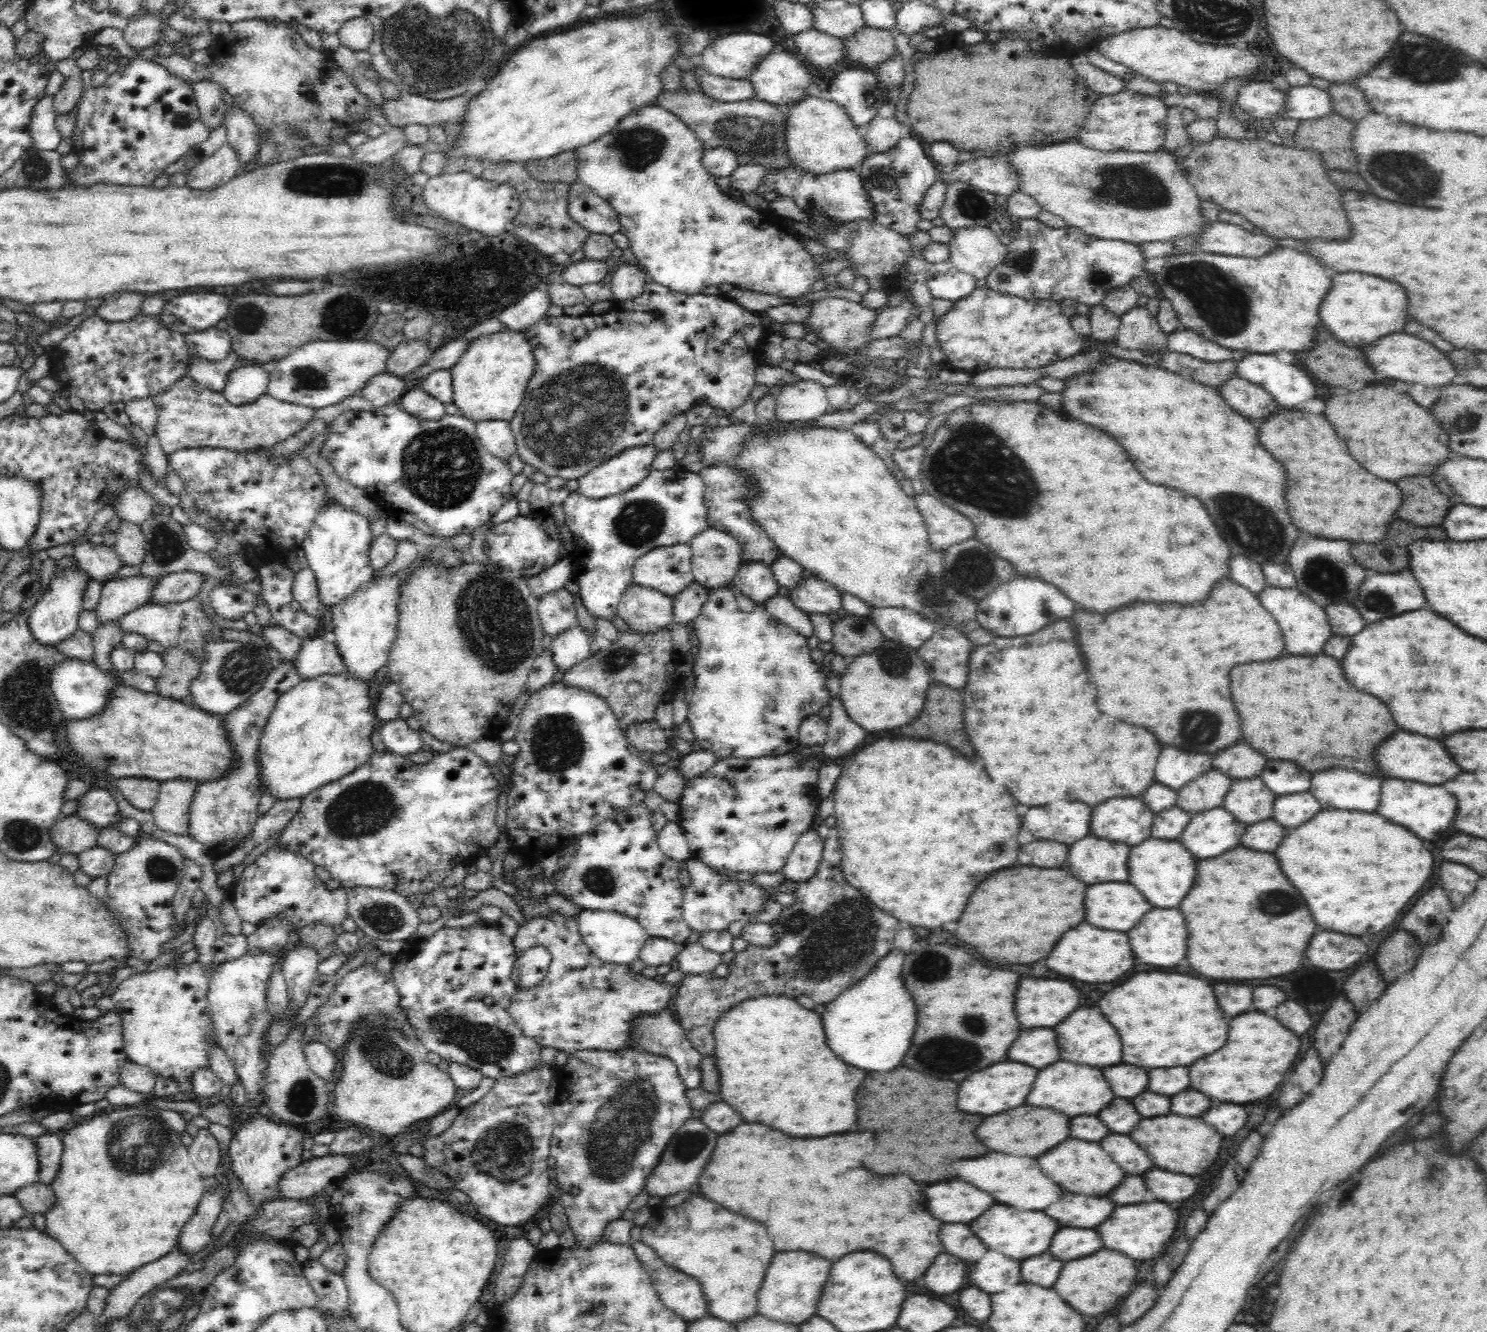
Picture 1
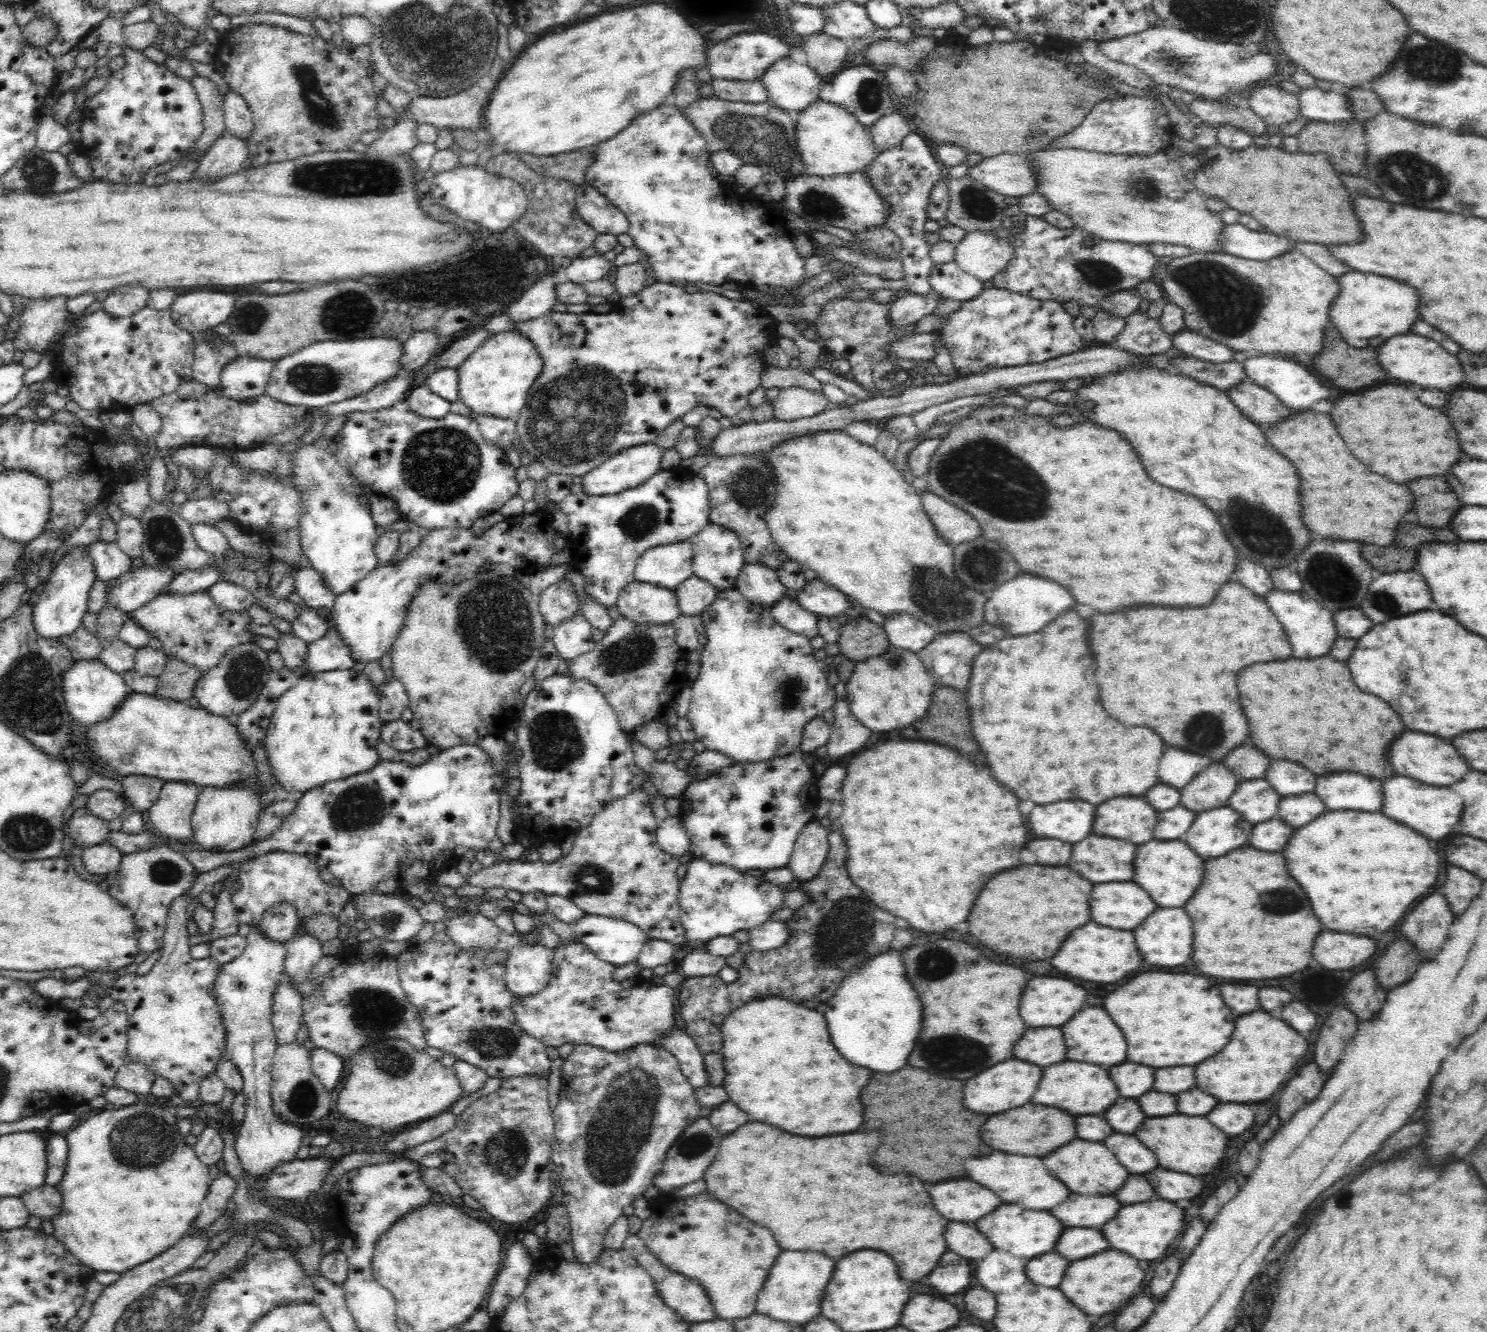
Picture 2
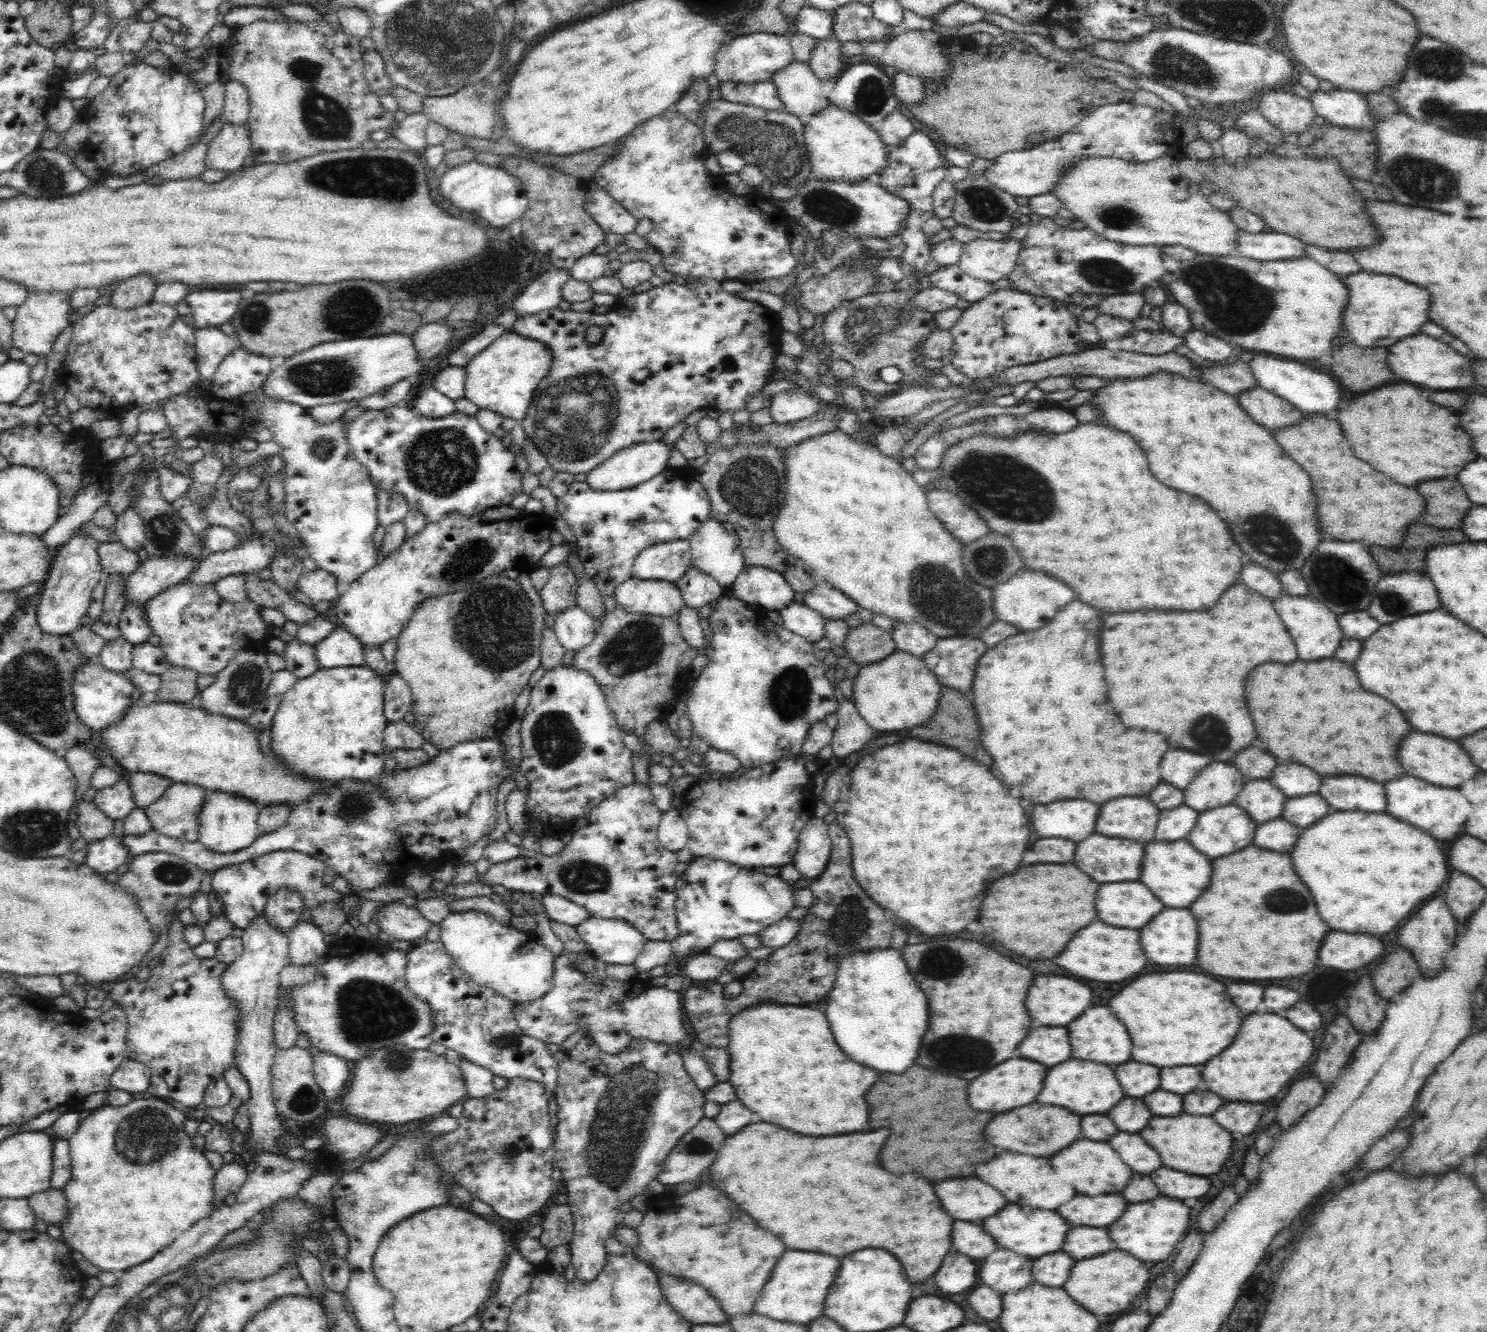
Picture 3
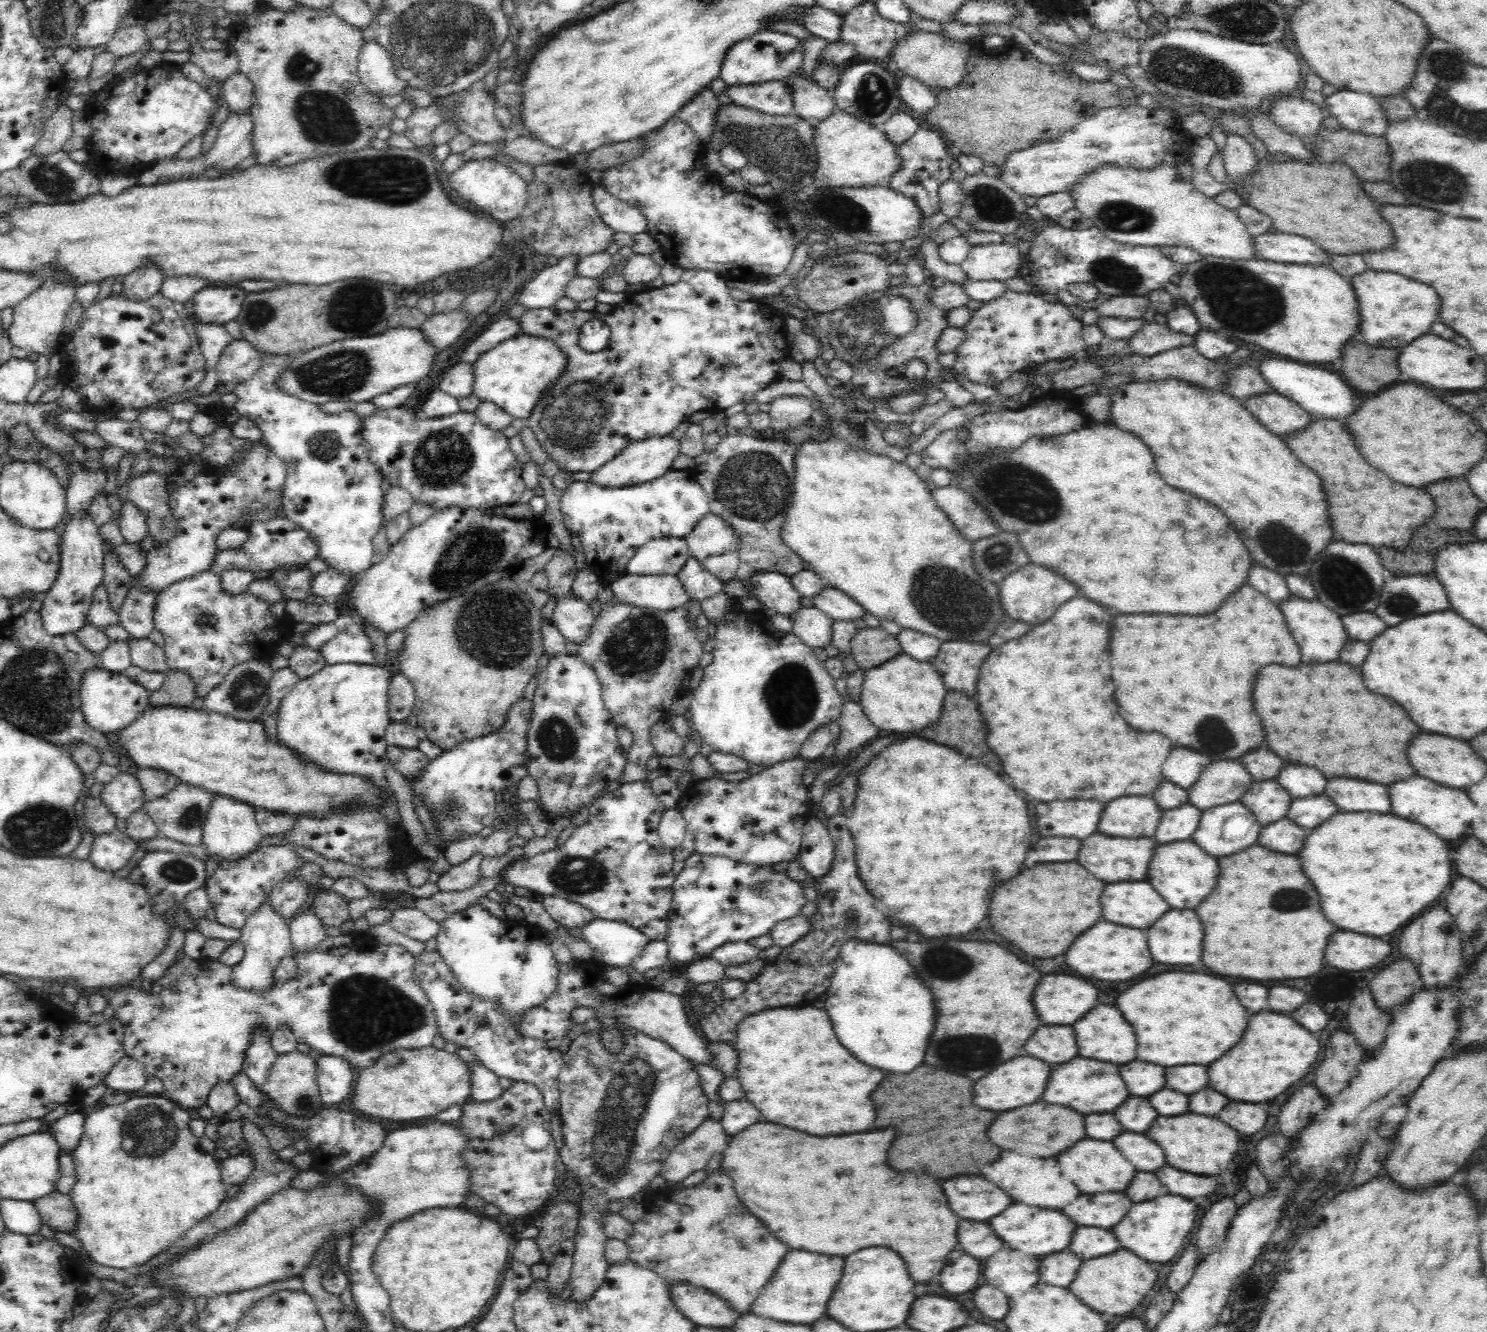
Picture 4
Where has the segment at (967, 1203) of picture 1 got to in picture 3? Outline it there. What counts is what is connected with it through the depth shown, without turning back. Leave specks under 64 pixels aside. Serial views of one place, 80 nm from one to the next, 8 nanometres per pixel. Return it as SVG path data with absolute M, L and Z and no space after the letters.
M978 1178L944 1180L934 1186L934 1192L944 1212L954 1220L984 1220L1006 1206L1004 1196Z

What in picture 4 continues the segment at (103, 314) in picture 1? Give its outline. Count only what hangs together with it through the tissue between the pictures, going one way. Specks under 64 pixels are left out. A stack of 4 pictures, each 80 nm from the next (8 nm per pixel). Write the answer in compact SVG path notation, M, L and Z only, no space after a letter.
M142 266L124 278L119 296L128 301L152 298L159 292L162 280L164 276L156 266Z

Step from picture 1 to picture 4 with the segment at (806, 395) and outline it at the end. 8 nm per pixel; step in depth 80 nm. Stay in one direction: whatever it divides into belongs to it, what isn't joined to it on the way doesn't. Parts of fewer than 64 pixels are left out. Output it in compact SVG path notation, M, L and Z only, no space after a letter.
M780 396L770 404L770 432L786 431L801 426L812 418L816 404L804 396Z

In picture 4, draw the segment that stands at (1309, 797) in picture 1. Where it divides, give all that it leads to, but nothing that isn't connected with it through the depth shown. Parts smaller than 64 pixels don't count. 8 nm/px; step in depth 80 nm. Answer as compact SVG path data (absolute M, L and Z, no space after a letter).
M1316 794L1310 798L1292 799L1285 817L1300 828L1306 829L1320 826L1324 820L1328 820L1336 812L1338 810L1330 798Z

